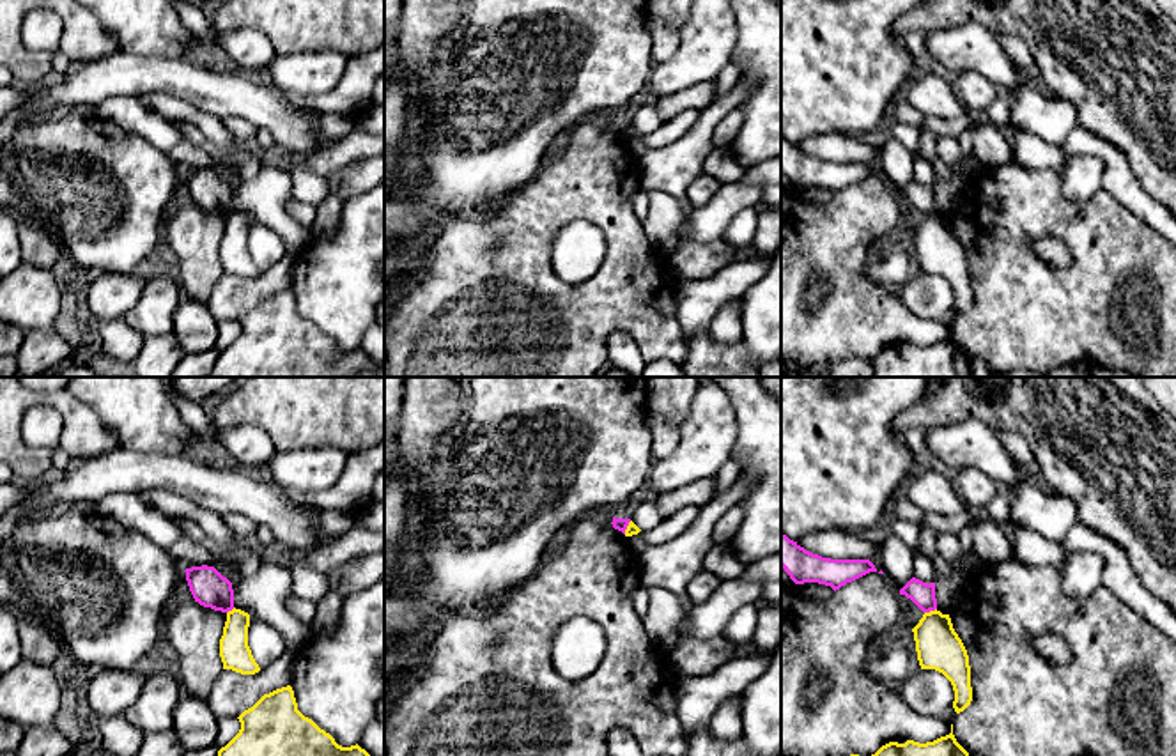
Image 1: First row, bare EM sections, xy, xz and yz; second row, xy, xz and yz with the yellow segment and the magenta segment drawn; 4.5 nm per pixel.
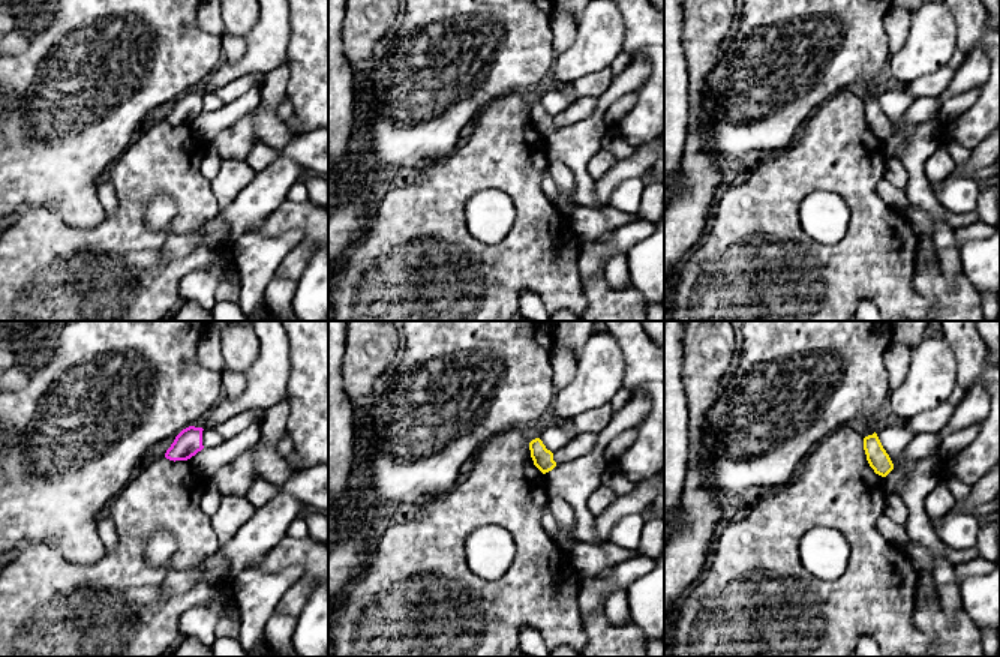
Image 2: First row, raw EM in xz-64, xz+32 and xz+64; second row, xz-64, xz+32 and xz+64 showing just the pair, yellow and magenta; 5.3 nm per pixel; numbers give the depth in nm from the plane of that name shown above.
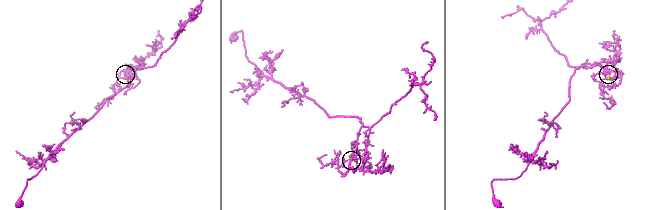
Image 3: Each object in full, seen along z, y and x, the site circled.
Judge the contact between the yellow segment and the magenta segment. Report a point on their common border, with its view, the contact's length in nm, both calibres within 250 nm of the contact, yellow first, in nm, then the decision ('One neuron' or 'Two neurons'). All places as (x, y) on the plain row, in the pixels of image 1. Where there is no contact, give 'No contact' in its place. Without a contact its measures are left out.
Touches yellow at yz (930, 215). Shared border 60 nm. Thickness 200 nm (yellow) against 110 nm. Two neurons

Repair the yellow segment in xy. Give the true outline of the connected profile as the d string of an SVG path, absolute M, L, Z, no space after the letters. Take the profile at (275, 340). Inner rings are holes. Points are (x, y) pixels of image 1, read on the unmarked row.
M290 289L264 297L237 322L241 333L218 354L214 377L356 377L377 366L358 347L342 351L305 320Z

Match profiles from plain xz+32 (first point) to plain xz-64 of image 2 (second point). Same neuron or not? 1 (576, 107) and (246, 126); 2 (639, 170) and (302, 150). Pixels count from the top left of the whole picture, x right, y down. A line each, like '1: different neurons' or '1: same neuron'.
1: different neurons
2: different neurons

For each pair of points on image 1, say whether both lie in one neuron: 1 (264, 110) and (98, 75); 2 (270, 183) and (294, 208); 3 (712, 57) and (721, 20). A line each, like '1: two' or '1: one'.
1: one
2: two
3: one

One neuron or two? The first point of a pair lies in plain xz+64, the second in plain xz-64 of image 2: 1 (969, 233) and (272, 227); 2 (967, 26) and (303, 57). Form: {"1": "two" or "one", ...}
{"1": "two", "2": "one"}

